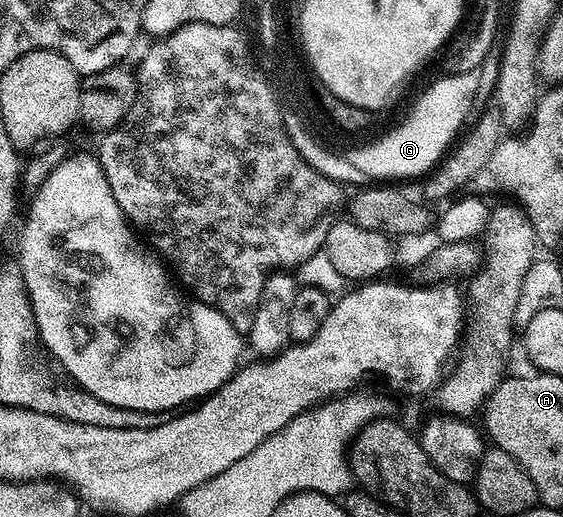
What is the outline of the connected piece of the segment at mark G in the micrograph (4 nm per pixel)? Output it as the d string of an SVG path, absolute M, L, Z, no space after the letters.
M465 69L456 75L444 74L440 78L420 93L419 100L412 105L403 123L397 124L376 143L363 143L360 156L352 156L355 163L363 167L363 171L371 171L371 175L382 175L385 181L411 179L414 175L423 177L448 154L449 148L468 122L467 114L479 91L479 75L475 69Z

